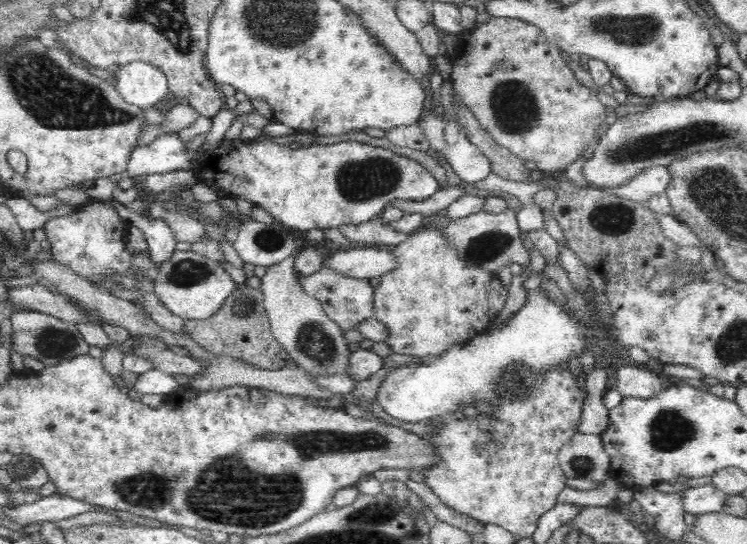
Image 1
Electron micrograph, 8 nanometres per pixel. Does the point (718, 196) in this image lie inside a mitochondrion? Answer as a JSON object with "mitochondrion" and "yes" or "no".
{"mitochondrion":"yes"}

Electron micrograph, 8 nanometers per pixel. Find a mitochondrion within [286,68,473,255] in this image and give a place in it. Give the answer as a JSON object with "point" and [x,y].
{"point":[363,180]}

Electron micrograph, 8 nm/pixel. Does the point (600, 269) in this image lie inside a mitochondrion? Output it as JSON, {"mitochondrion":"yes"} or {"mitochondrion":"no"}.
{"mitochondrion":"no"}

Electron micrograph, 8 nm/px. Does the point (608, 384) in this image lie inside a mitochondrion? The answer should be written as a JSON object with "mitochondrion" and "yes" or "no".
{"mitochondrion":"no"}

